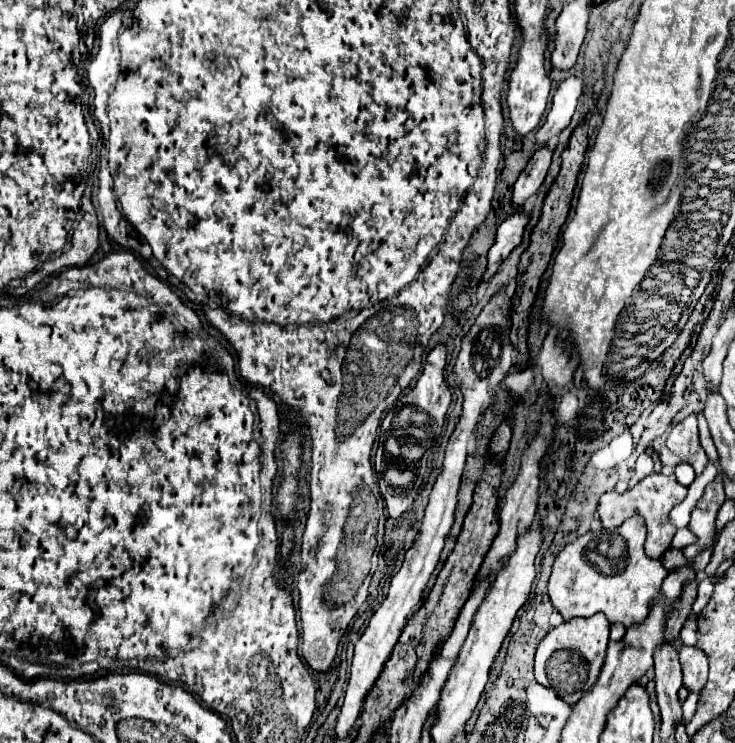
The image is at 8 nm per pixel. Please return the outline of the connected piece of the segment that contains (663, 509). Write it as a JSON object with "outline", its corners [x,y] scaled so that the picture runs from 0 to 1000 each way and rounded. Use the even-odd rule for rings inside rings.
{"outline":[[[890,635],[884,641],[879,641],[876,646],[871,646],[863,657],[841,665],[841,662],[824,662],[816,668],[814,673],[814,694],[816,694],[816,703],[824,713],[830,711],[838,711],[844,708],[852,697],[863,694],[863,692],[871,692],[876,697],[876,703],[880,711],[880,720],[878,728],[878,743],[884,751],[901,751],[903,743],[912,738],[914,732],[914,724],[920,719],[920,711],[912,705],[909,700],[909,692],[912,686],[925,678],[931,670],[933,670],[936,659],[920,649],[920,641],[917,638],[901,638],[901,635]]]}

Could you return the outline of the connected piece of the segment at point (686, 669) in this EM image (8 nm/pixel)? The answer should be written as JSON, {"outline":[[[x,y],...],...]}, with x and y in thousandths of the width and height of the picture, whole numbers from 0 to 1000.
{"outline":[[[928,869],[925,872],[925,894],[931,907],[931,923],[941,931],[952,931],[961,913],[963,913],[963,886],[947,869]]]}

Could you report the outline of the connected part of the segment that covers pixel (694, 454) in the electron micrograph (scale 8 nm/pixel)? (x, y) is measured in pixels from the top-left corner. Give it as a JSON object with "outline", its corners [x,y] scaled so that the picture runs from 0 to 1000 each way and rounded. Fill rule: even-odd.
{"outline":[[[944,557],[917,573],[906,598],[928,622],[939,624],[947,638],[952,638],[963,624],[963,614],[950,592],[950,565]]]}

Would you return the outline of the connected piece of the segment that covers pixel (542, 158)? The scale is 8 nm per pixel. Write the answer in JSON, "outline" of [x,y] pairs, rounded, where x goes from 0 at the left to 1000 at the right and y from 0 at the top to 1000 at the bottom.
{"outline":[[[743,197],[732,199],[724,207],[718,223],[713,226],[713,231],[707,234],[707,240],[699,248],[699,280],[710,277],[737,250],[737,245],[743,240],[743,231],[748,226],[751,207],[754,207],[754,202],[748,202]]]}

